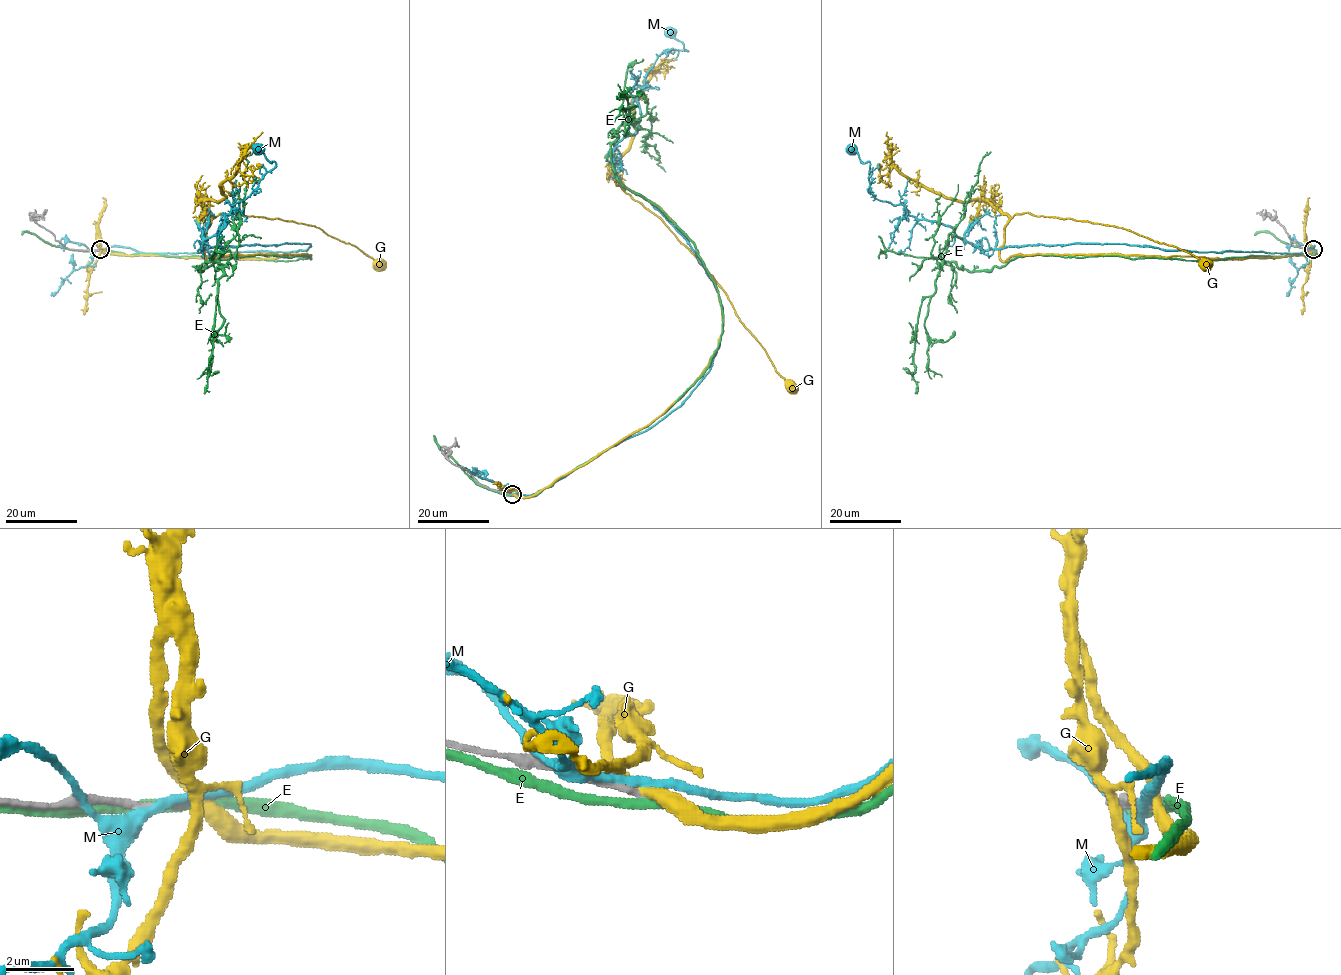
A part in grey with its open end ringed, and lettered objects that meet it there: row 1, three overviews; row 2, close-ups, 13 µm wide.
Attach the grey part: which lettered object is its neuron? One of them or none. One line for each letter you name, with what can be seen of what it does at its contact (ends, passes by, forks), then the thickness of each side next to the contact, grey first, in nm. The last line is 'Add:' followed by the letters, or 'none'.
Add: none

